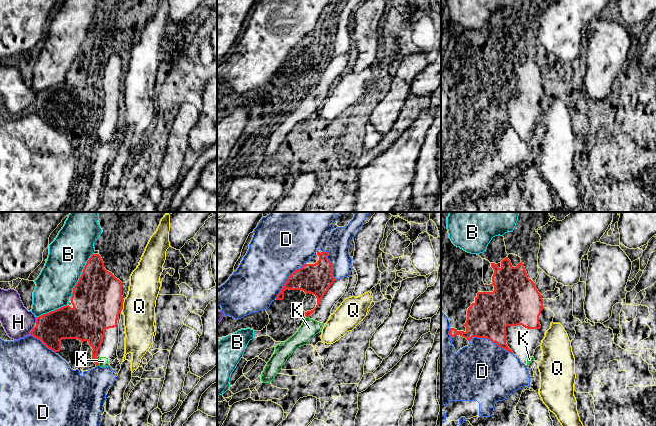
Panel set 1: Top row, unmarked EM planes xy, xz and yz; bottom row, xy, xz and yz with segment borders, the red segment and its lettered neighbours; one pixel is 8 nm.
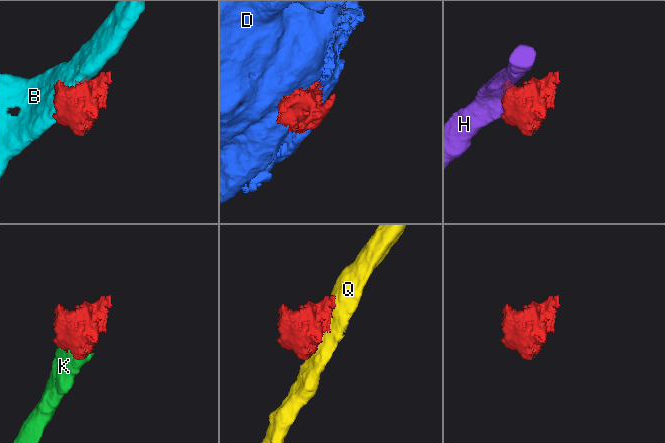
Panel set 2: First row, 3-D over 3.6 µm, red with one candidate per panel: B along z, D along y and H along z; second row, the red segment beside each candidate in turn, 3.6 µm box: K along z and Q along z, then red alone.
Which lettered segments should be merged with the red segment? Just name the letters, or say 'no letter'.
K

